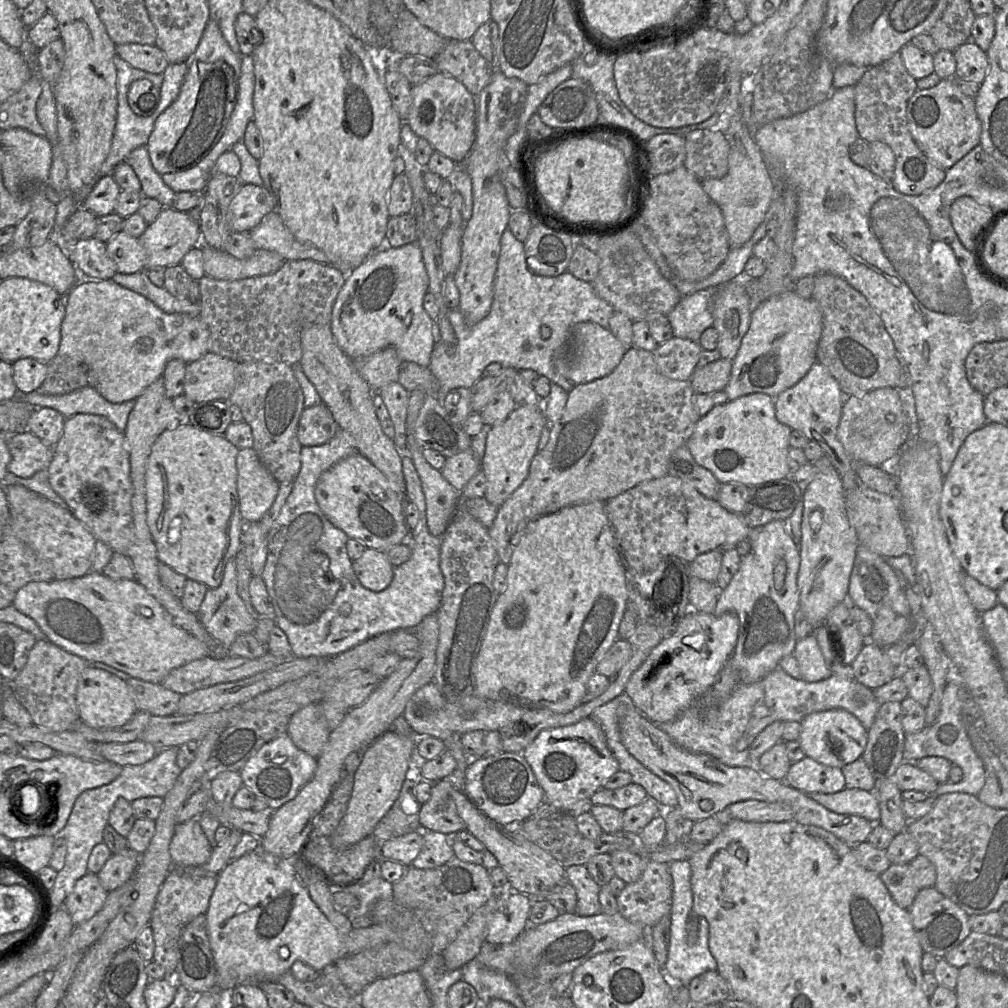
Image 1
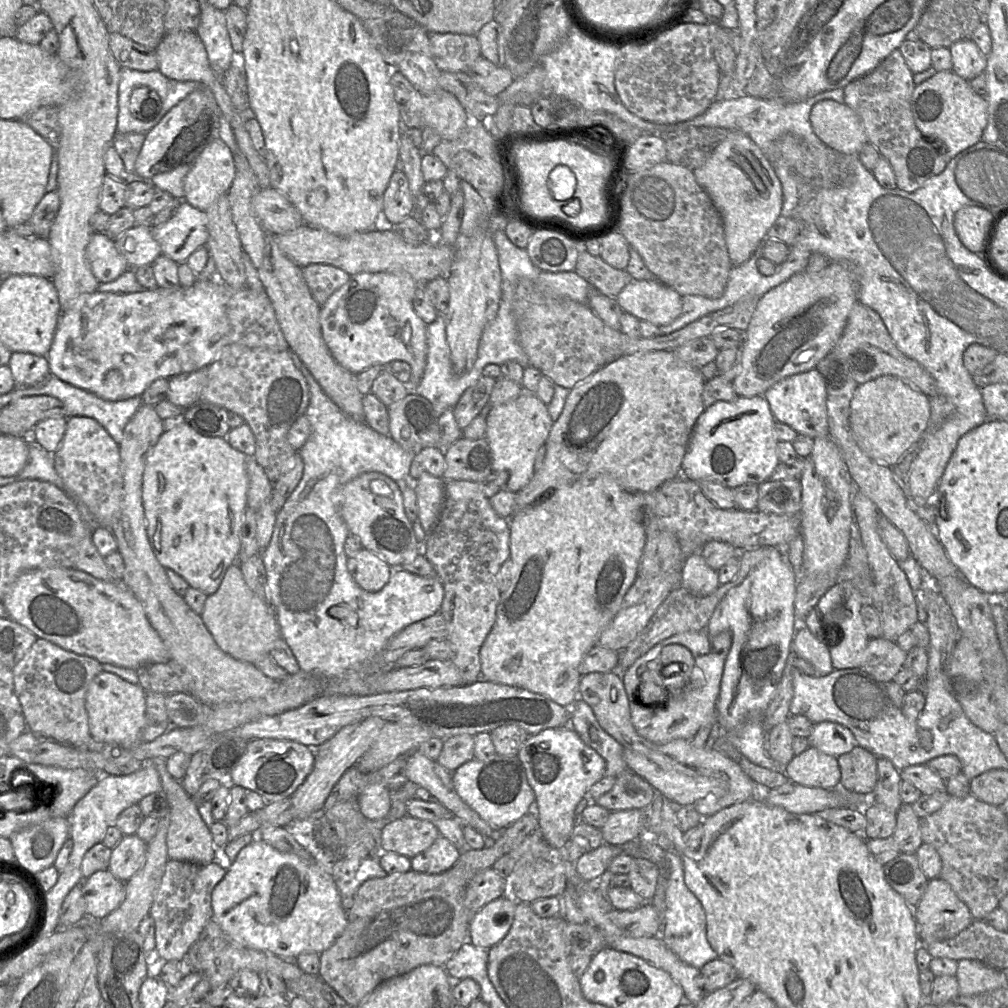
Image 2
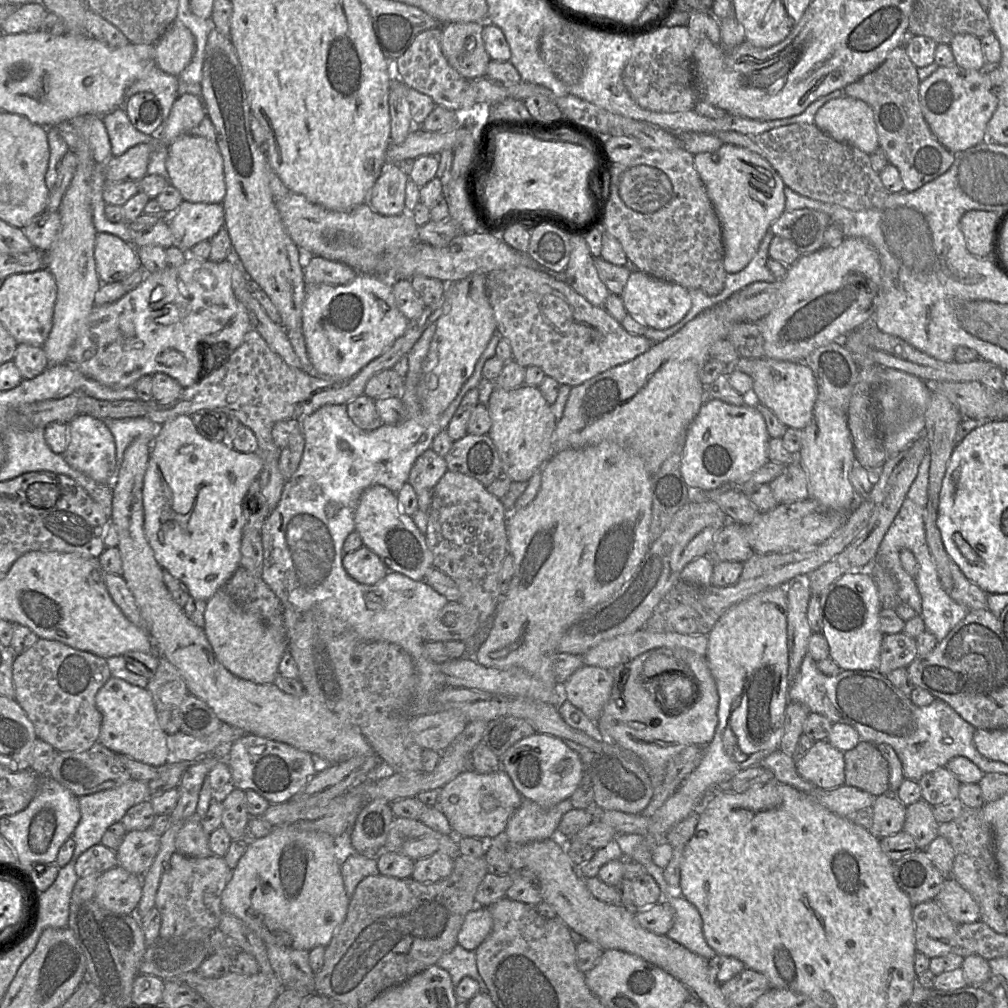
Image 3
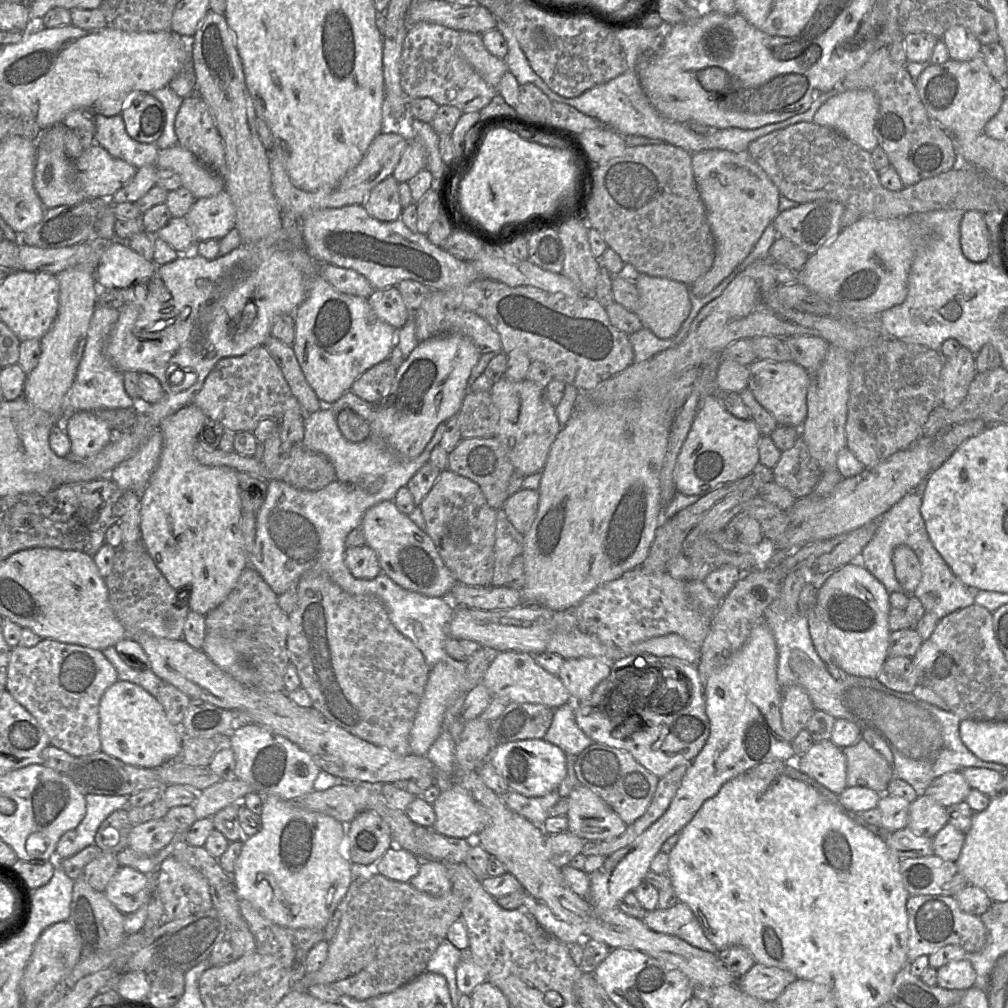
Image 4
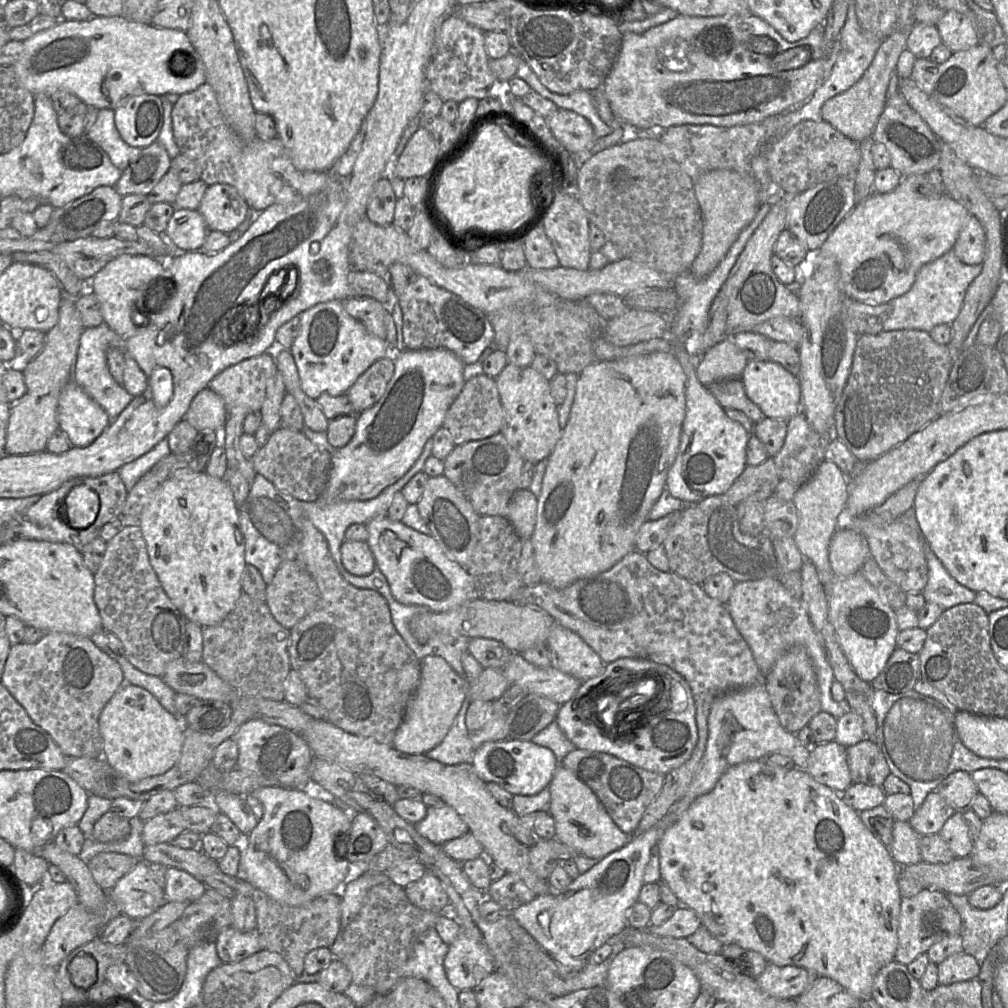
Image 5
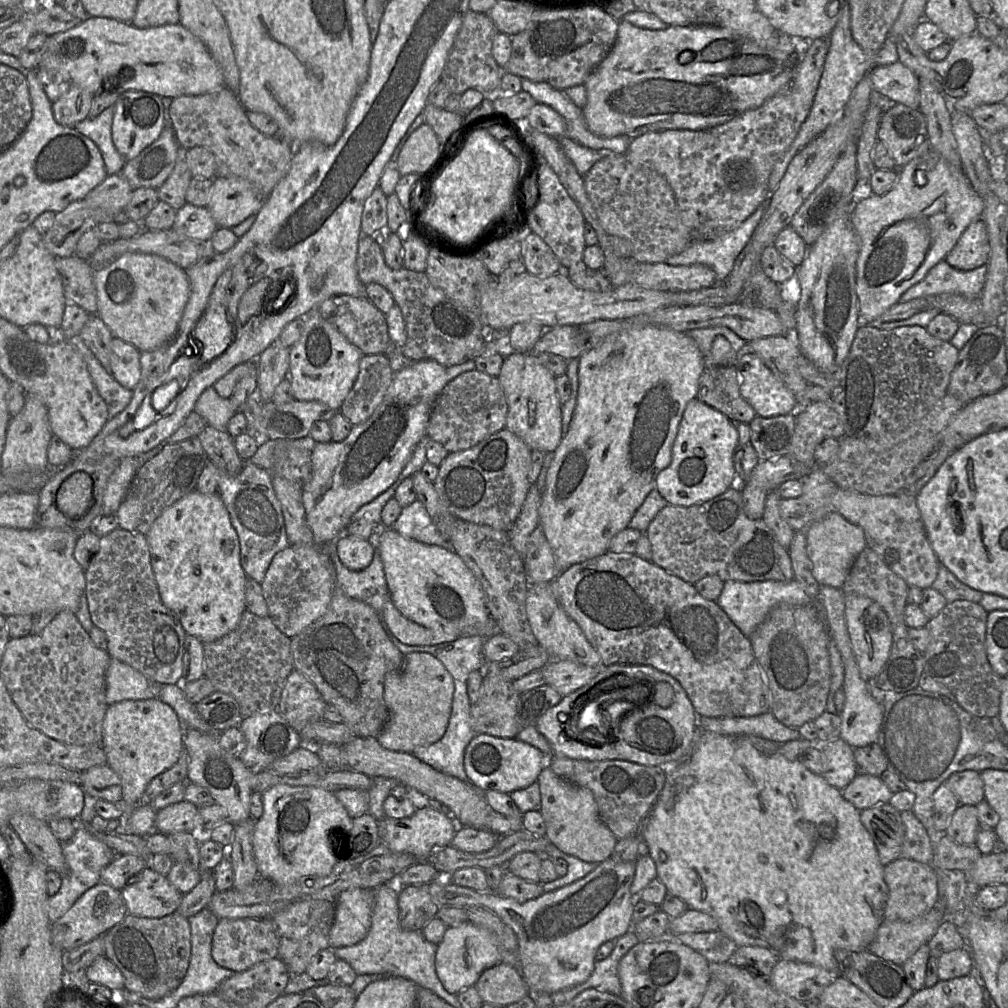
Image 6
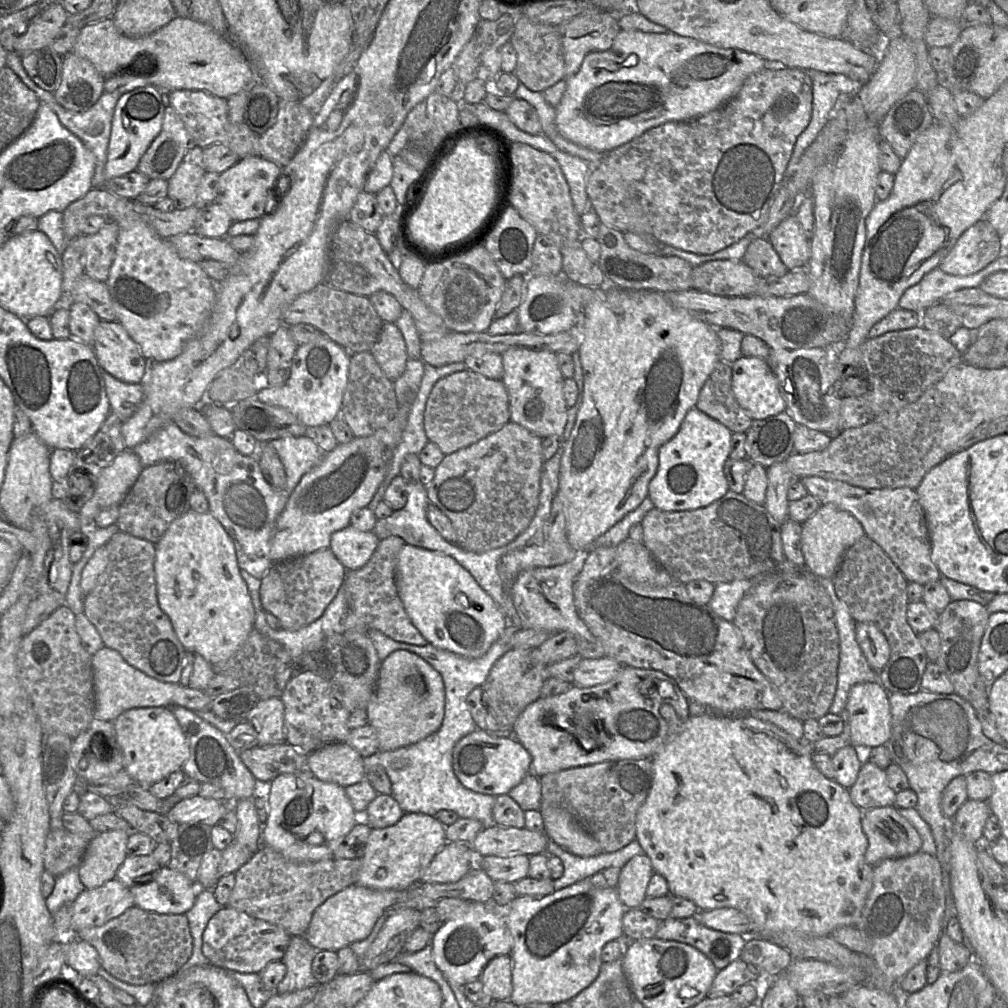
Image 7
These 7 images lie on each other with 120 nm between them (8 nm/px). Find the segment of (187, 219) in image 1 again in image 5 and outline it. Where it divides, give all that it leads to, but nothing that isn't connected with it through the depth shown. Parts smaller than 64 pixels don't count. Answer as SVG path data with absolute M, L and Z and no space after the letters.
M220 183L207 187L197 210L209 231L226 234L234 231L251 212L245 199L233 186Z

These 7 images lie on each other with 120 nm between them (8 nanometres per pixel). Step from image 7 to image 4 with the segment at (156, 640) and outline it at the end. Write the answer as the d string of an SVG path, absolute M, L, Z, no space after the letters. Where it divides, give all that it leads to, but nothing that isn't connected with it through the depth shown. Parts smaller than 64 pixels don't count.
M121 542L116 548L112 572L104 578L116 617L132 639L138 632L169 640L183 638L189 612L186 590L175 590L155 565L143 542Z

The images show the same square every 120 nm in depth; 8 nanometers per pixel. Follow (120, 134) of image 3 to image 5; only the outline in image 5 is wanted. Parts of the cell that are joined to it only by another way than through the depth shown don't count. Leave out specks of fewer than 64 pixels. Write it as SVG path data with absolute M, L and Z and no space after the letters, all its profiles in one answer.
M100 109L95 123L86 135L105 151L113 165L121 171L135 160L143 149L132 147L121 138L115 126L112 109Z

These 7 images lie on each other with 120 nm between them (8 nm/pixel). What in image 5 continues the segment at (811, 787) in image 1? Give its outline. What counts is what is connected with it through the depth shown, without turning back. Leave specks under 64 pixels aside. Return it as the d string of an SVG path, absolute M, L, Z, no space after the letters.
M835 741L814 744L810 749L807 769L802 770L835 792L843 792L852 783L846 748Z

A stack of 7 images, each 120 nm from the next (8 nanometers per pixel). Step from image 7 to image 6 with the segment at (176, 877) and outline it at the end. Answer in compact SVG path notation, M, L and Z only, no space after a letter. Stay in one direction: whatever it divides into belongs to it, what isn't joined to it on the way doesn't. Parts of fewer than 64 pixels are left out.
M148 866L129 878L121 895L128 914L146 918L161 918L174 913L183 897L166 876Z

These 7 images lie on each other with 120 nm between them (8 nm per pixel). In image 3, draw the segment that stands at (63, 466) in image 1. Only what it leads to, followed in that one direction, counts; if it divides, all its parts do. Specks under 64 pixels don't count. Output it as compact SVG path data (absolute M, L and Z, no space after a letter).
M80 414L68 422L68 445L62 454L74 469L102 484L112 484L118 471L115 440L103 420Z

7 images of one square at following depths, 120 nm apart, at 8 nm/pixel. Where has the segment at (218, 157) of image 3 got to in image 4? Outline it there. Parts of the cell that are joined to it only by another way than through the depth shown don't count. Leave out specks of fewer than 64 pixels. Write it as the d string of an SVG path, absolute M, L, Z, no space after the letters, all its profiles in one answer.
M175 145L159 149L158 169L170 169L176 172L182 181L182 187L188 189L196 200L211 197L224 190L223 178L204 166L193 153Z

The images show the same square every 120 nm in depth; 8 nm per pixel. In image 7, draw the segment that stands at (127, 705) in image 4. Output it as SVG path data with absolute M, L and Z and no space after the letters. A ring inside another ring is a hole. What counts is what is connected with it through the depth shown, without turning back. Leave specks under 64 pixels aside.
M170 707L132 708L120 714L113 725L123 755L123 770L140 786L150 787L183 769L189 758L188 740ZM122 829L97 834L89 843L78 867L79 877L86 889L94 889L116 877L116 872L127 857L126 846L130 832Z

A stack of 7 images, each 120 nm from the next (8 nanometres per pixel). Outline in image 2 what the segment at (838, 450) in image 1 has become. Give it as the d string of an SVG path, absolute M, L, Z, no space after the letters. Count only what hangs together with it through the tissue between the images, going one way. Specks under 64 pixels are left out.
M816 369L787 376L764 392L775 419L791 426L800 434L811 438L829 436L827 390L822 374Z

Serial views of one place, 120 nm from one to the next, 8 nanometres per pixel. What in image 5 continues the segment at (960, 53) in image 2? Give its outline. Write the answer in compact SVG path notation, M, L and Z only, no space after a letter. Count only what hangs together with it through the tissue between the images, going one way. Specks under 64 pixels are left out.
M956 10L947 11L936 26L942 42L952 52L968 50L979 44L972 21Z

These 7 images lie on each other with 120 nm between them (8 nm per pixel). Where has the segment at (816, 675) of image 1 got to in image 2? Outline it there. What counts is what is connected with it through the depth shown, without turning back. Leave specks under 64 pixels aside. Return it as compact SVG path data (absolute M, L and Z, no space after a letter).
M799 624L793 638L793 652L810 662L818 676L827 675L834 670L829 647L816 638L805 625Z

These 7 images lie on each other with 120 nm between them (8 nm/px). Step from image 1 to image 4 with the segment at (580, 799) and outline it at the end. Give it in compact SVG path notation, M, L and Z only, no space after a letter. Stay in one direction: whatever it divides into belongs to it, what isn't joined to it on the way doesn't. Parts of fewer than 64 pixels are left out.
M544 738L499 745L491 750L487 760L500 773L511 790L527 797L545 796L557 790L567 775L566 753Z

